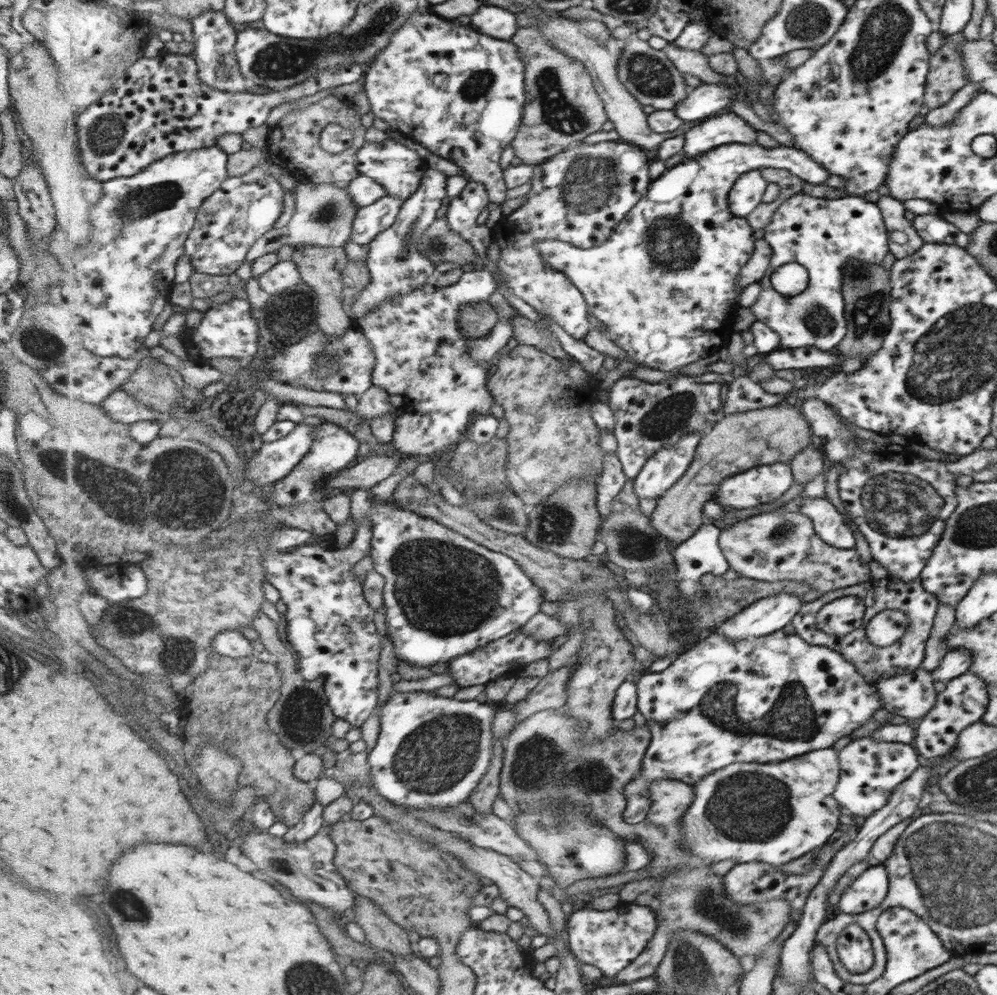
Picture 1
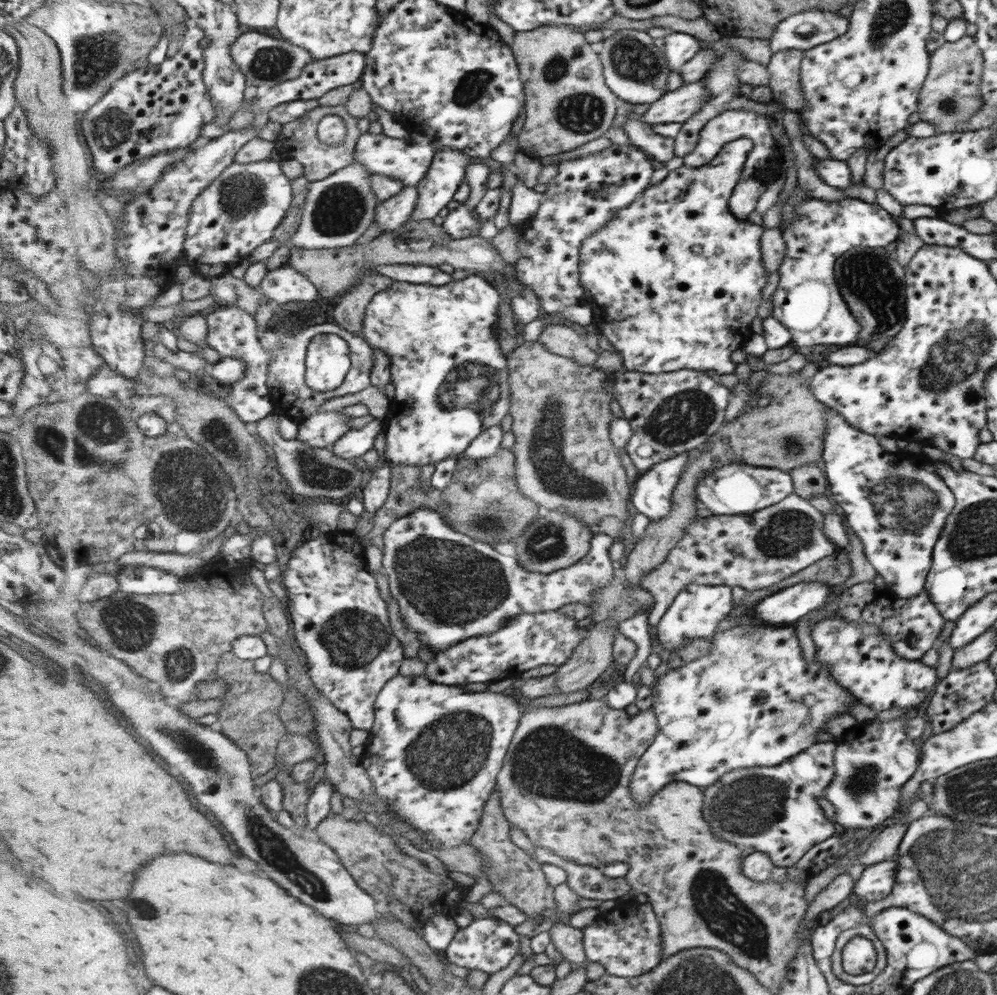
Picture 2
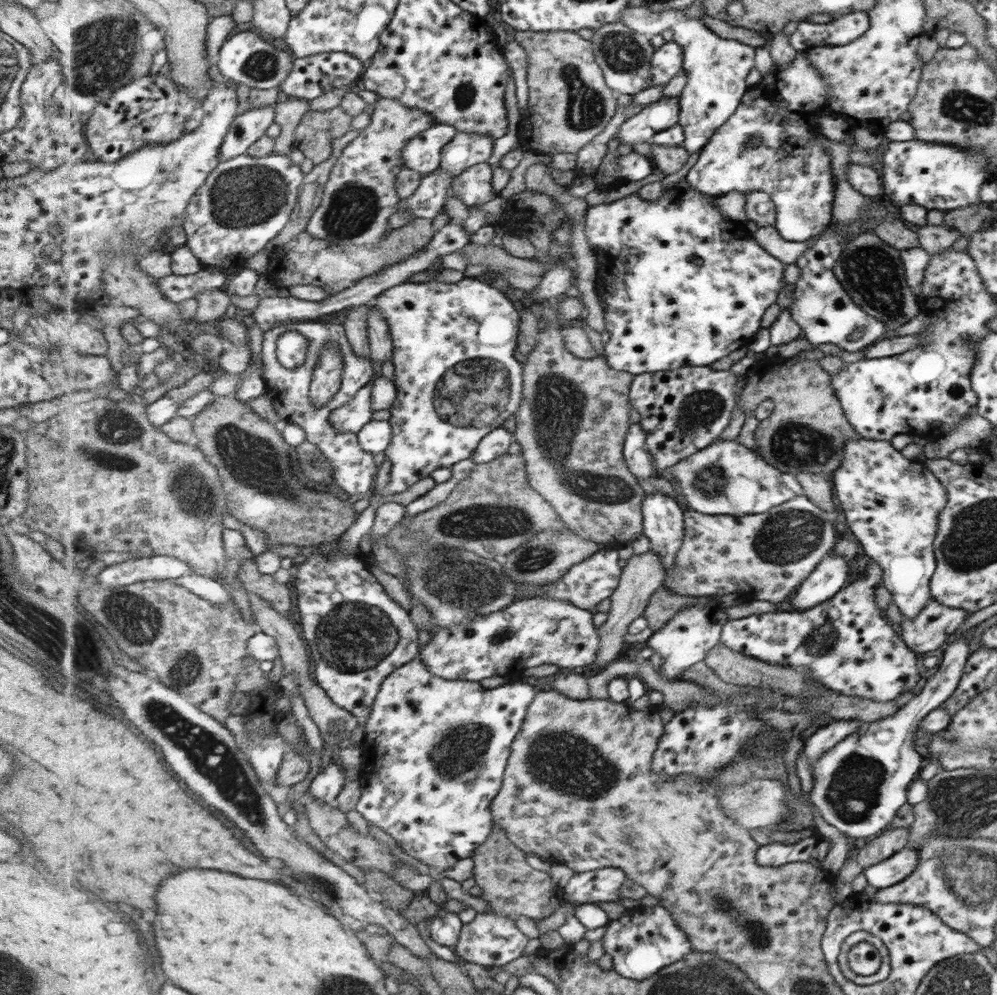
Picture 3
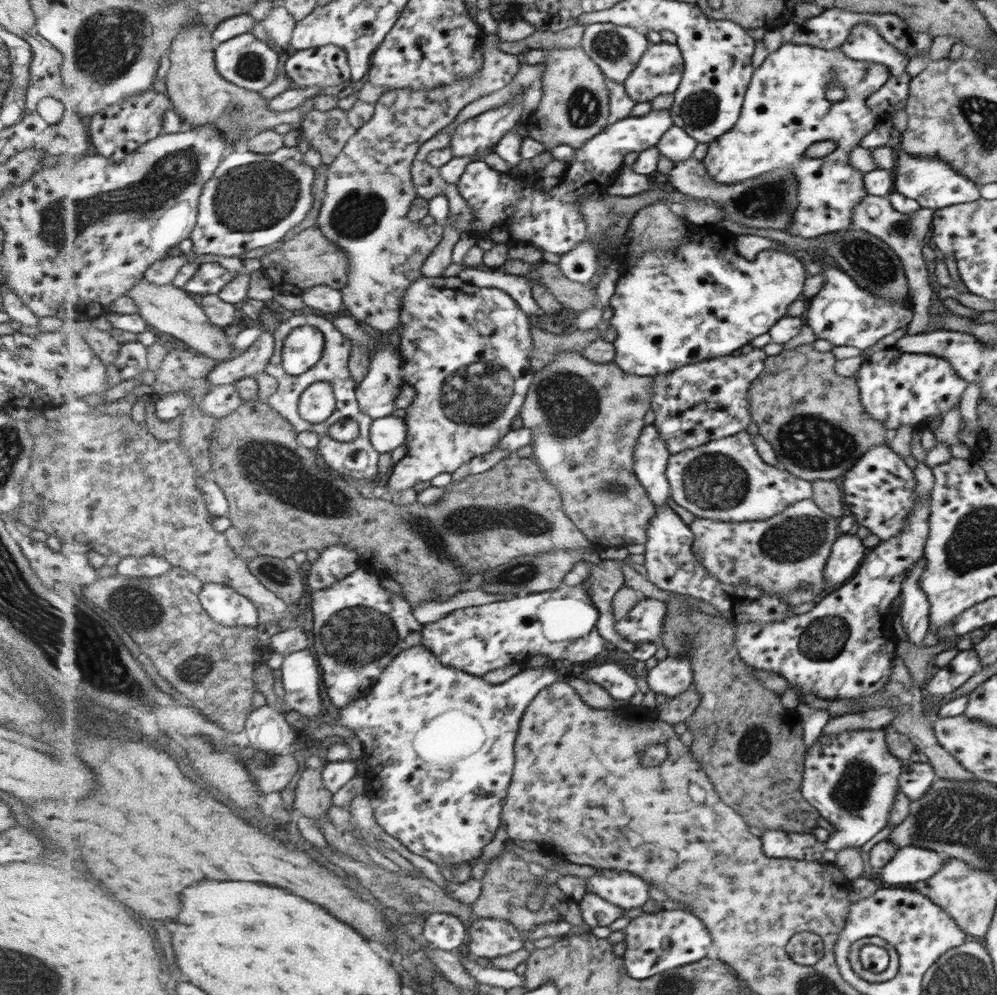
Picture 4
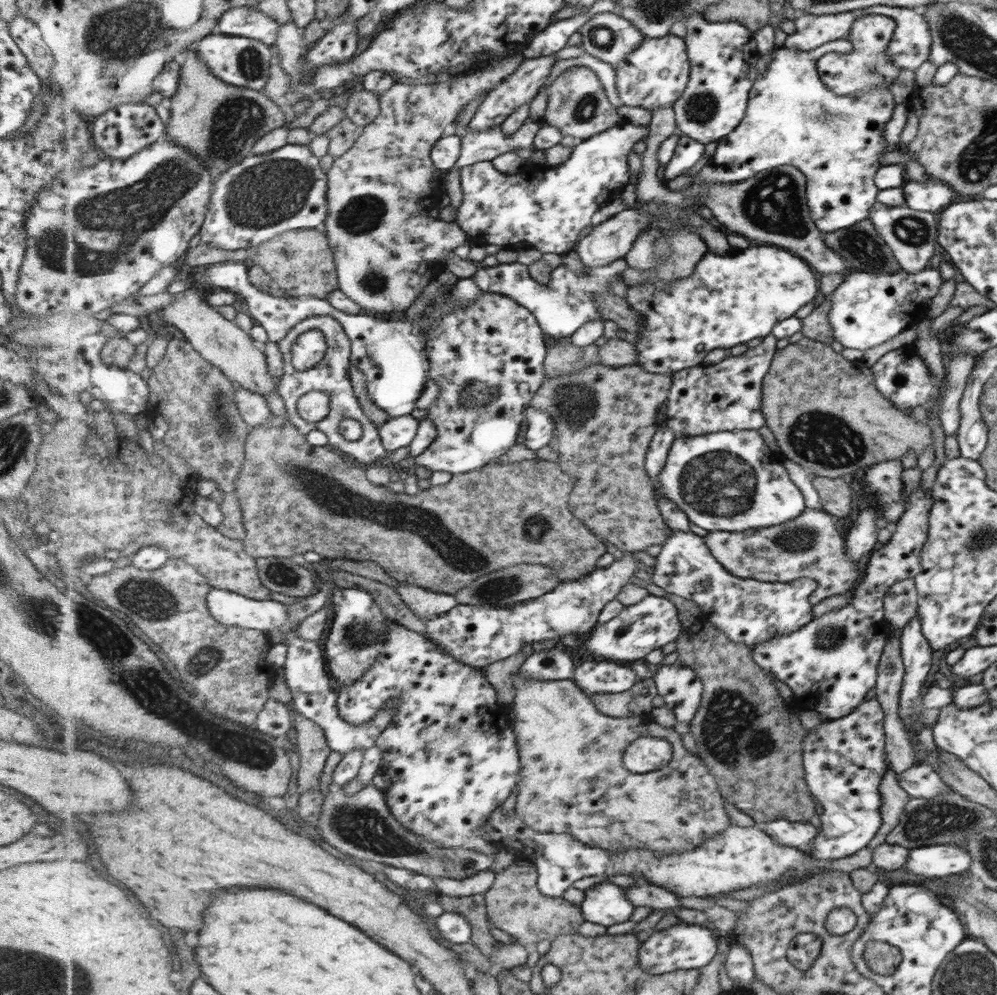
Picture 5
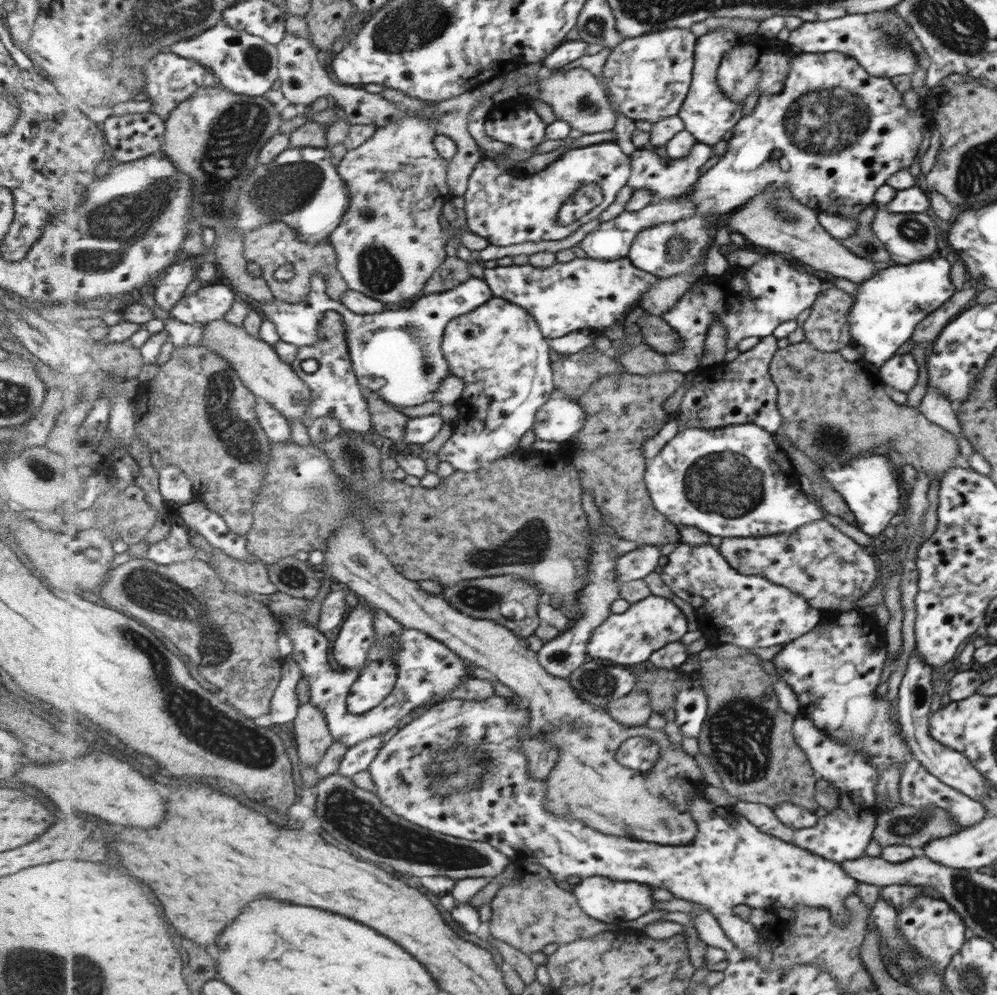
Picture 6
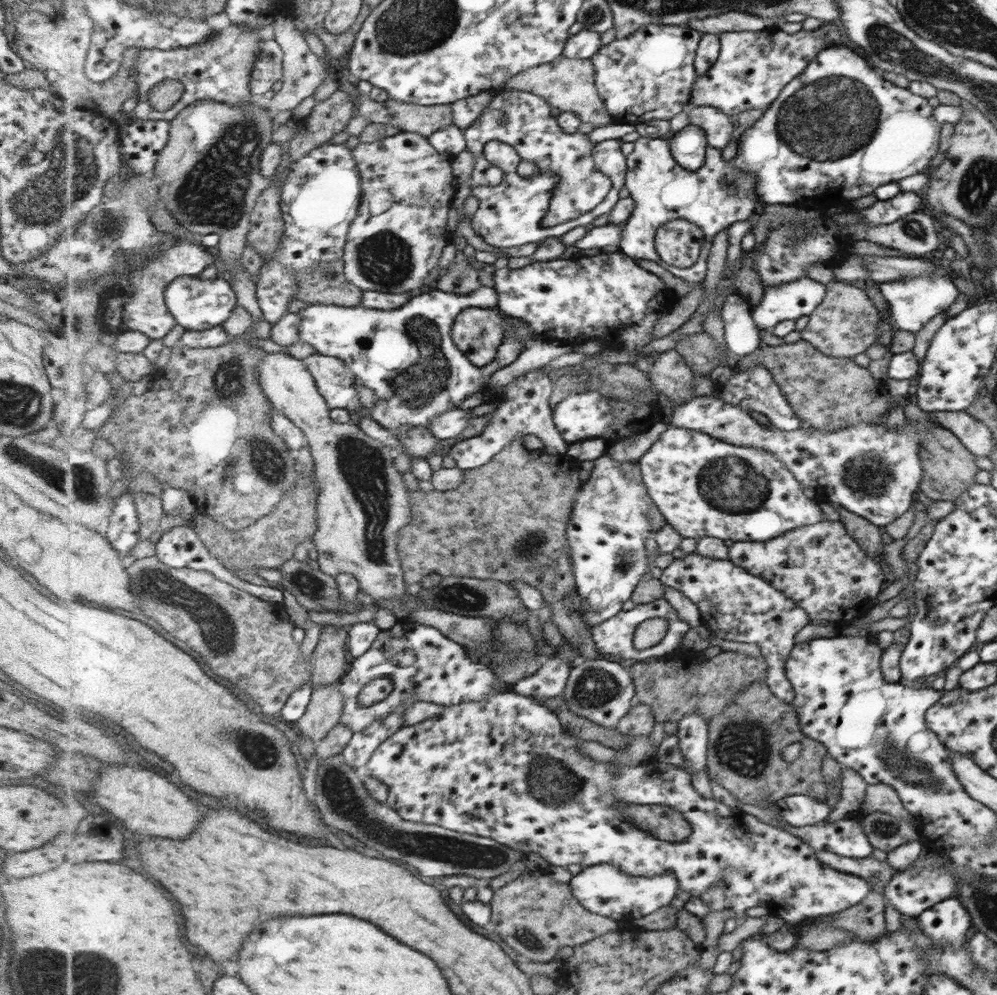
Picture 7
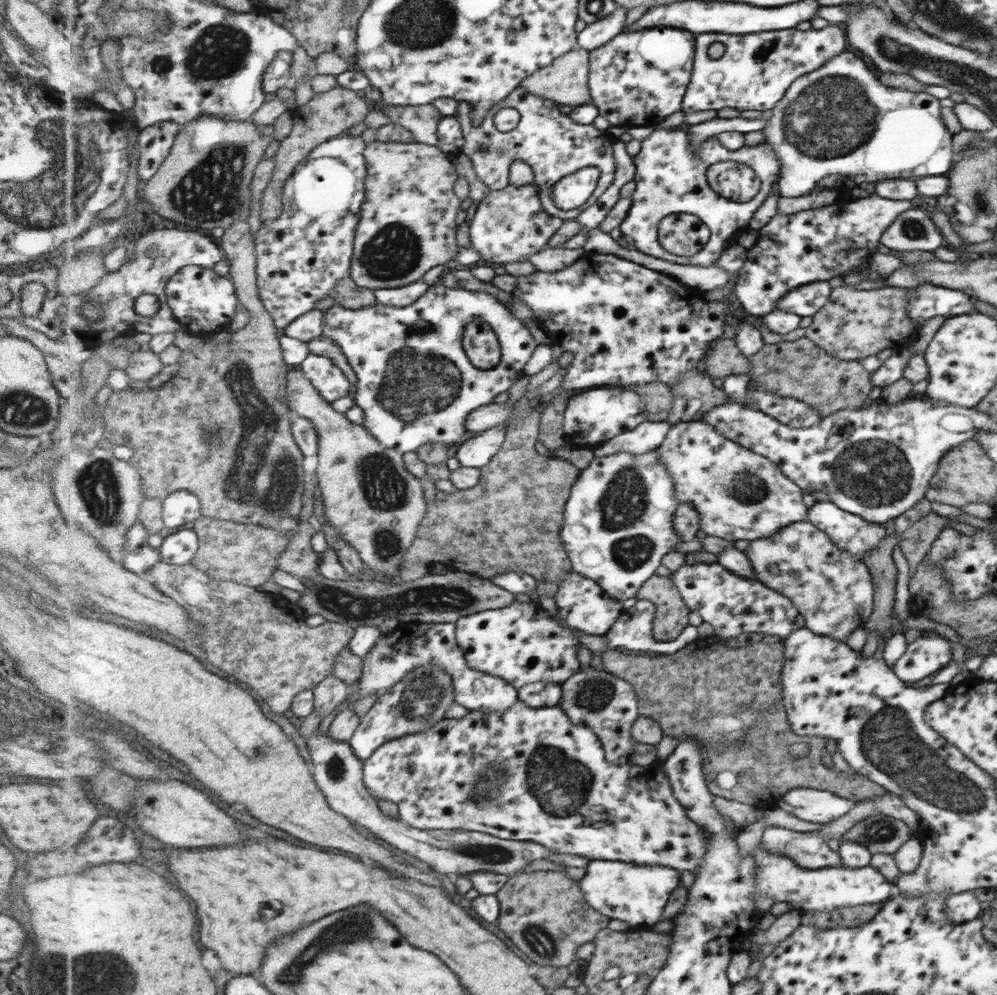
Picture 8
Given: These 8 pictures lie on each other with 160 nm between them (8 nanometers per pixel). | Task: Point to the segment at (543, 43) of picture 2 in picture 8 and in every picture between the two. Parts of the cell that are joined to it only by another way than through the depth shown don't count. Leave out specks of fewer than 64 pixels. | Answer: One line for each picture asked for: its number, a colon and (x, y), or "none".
3: (571, 104)
4: (575, 107)
5: (578, 104)
6: (577, 97)
7: (569, 85)
8: (566, 81)

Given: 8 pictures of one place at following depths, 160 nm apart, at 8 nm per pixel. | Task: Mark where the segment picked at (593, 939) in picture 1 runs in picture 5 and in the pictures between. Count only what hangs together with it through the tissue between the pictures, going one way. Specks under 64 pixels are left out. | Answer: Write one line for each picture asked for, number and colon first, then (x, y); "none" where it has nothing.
2: (628, 942)
3: (641, 944)
4: (656, 942)
5: (682, 946)

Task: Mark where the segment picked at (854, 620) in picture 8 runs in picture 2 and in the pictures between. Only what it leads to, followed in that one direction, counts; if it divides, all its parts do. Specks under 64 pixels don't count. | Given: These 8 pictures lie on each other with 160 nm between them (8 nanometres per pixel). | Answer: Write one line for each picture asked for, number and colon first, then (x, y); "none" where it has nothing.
2: (756, 551)
3: (769, 555)
4: (779, 555)
5: (809, 547)
6: (818, 562)
7: (819, 566)

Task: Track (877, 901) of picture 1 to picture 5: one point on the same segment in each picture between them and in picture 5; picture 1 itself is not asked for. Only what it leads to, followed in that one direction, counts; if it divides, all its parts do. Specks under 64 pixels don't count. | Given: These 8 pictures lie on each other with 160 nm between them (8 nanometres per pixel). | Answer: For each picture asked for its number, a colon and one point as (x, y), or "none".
2: (876, 880)
3: (886, 873)
4: (908, 865)
5: (942, 860)

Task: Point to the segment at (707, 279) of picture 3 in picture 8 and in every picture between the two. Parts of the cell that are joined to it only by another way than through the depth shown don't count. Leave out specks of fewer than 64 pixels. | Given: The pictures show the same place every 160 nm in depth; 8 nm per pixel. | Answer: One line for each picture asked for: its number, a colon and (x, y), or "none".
4: (672, 307)
5: (728, 300)
6: (753, 301)
7: (787, 301)
8: (806, 300)

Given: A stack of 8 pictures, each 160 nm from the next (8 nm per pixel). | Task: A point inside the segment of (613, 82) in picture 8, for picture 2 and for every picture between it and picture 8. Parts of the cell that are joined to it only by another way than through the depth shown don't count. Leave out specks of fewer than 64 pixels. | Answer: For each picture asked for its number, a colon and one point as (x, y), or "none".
2: (680, 47)
3: (668, 61)
4: (660, 72)
5: (655, 76)
6: (648, 78)
7: (649, 75)

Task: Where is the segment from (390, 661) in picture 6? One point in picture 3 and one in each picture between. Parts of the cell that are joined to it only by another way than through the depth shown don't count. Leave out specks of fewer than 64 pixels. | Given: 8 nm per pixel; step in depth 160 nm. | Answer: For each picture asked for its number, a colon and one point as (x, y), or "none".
3: (435, 751)
4: (440, 743)
5: (454, 757)

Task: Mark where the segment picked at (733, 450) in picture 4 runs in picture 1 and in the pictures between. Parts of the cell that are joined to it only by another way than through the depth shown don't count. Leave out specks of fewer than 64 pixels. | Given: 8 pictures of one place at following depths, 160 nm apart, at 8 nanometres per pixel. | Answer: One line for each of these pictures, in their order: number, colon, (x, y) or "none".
1: (761, 484)
2: (737, 489)
3: (723, 479)

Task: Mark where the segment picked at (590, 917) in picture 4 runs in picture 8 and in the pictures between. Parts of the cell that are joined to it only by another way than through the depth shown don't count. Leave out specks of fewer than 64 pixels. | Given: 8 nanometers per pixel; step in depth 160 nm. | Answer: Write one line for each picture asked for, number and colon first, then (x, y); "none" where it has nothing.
5: (606, 904)
6: (605, 899)
7: (604, 889)
8: (637, 894)

